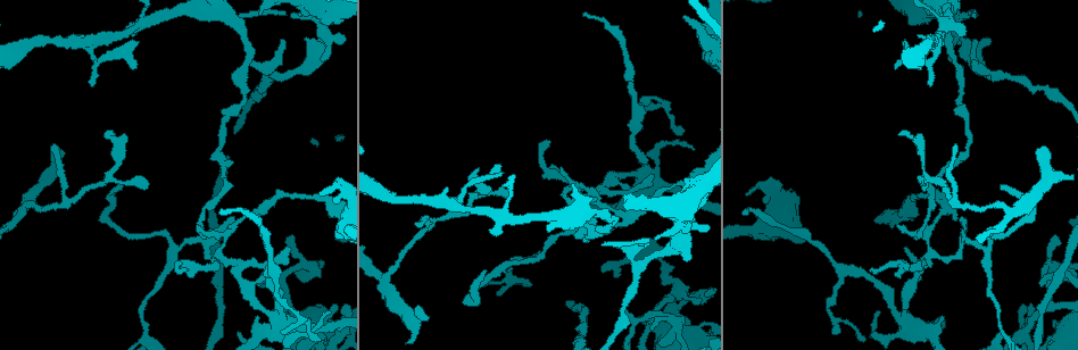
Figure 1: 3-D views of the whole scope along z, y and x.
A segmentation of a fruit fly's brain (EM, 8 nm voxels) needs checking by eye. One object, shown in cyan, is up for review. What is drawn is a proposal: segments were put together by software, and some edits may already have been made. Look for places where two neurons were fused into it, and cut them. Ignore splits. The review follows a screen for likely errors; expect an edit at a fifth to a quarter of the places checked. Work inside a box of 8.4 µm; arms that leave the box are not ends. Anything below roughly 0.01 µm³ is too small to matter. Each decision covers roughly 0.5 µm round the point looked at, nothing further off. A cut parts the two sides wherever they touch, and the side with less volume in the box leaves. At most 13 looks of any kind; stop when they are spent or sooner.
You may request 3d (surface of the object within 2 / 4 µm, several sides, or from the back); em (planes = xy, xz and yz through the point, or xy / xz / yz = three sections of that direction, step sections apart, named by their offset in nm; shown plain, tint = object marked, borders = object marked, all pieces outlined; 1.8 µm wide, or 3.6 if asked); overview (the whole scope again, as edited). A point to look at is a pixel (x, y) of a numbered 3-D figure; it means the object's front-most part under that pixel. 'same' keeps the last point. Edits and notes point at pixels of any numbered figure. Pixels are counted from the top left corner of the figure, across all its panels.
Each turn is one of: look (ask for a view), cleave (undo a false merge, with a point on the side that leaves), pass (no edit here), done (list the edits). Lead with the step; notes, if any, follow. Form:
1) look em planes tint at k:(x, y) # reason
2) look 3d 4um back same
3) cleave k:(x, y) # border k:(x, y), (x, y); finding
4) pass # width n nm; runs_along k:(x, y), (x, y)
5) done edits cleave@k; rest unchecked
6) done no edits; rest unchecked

look em xz step 16 tint at 1:(475, 301) # sharp bend

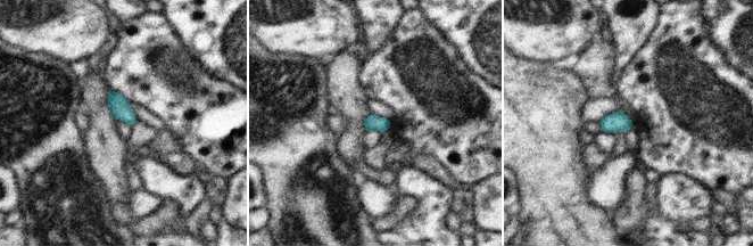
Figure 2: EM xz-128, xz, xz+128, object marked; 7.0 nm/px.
look em planes tint same

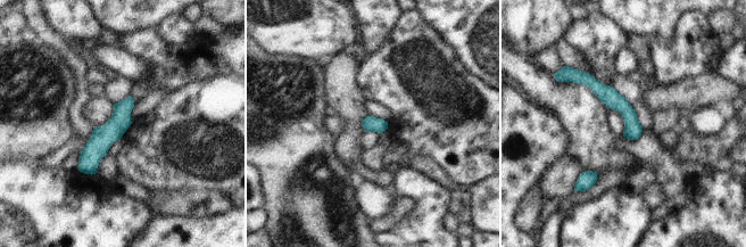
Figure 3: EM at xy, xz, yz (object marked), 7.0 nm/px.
pass # runs_along 3:(130, 100), (82, 169); one neuron here

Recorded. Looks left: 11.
look 3d 2um at 1:(987, 249) # three-way junction

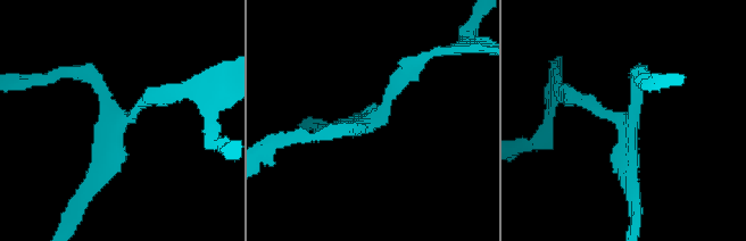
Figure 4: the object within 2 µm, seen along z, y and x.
look em planes tint at 4:(114, 120) # arms 3; need the tissue

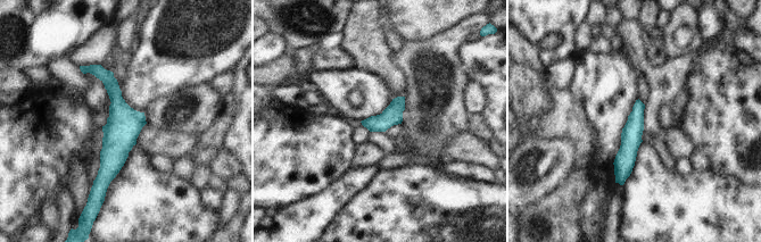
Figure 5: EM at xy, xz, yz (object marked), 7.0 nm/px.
pass # all the same neuron

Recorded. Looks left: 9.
look 3d 2um back at 1:(273, 78) # calibre changes

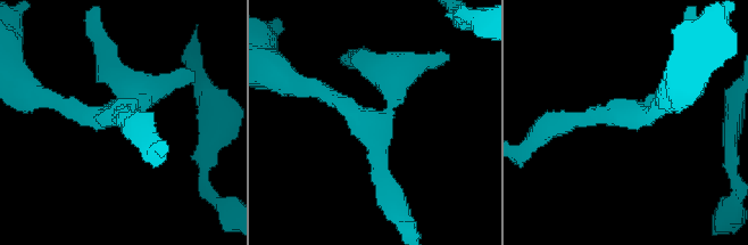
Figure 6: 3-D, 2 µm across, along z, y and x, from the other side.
look em planes tint at 6:(368, 130) # need the tissue

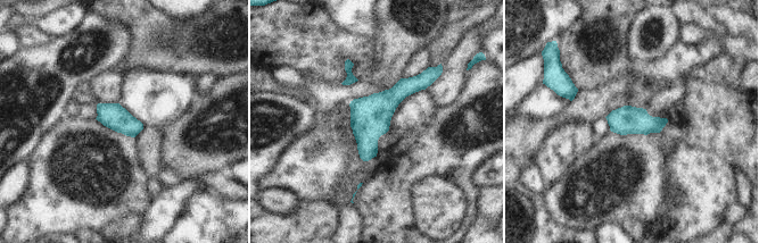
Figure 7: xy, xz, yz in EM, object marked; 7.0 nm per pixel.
pass # width 180 nm; runs_along 7:(429, 75), (369, 122), (365, 158); continuous, no second neuron

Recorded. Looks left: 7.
look em planes tint at 1:(601, 191) # sudden change in width

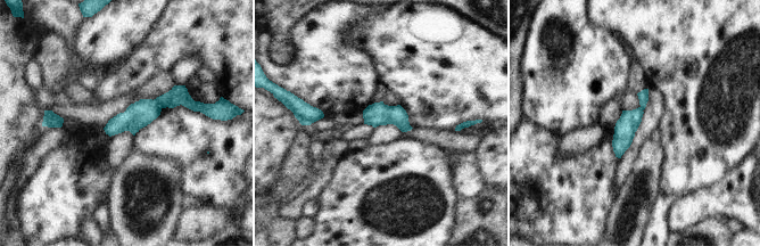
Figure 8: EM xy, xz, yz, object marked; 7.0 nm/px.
cleave 8:(179, 95) # border 8:(153, 100), (160, 108); a second neuron is stuck on

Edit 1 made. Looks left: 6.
done edits cleave@8; rest unchecked

